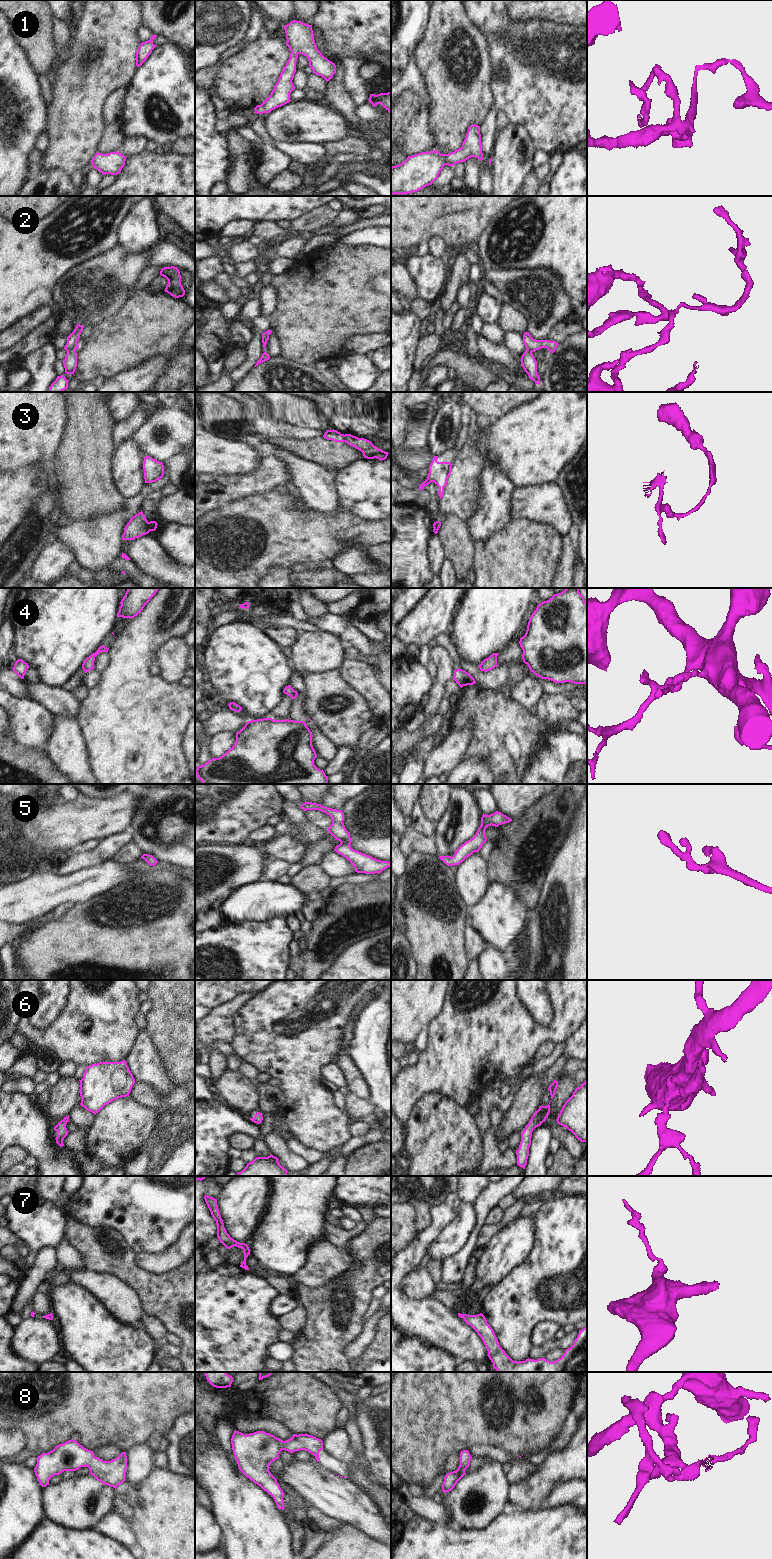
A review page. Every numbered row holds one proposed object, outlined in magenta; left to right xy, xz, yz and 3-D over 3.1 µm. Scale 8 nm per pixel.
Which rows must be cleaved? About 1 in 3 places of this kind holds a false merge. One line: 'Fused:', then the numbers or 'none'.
Fused: 2, 3

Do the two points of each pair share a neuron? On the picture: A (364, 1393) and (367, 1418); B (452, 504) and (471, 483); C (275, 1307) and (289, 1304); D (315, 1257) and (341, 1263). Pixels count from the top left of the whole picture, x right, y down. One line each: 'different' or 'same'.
A: different
B: same
C: same
D: same

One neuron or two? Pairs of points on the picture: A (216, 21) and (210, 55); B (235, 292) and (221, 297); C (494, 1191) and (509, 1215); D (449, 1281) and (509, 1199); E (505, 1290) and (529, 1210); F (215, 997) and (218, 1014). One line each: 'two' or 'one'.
A: one
B: two
C: two
D: two
E: two
F: two

